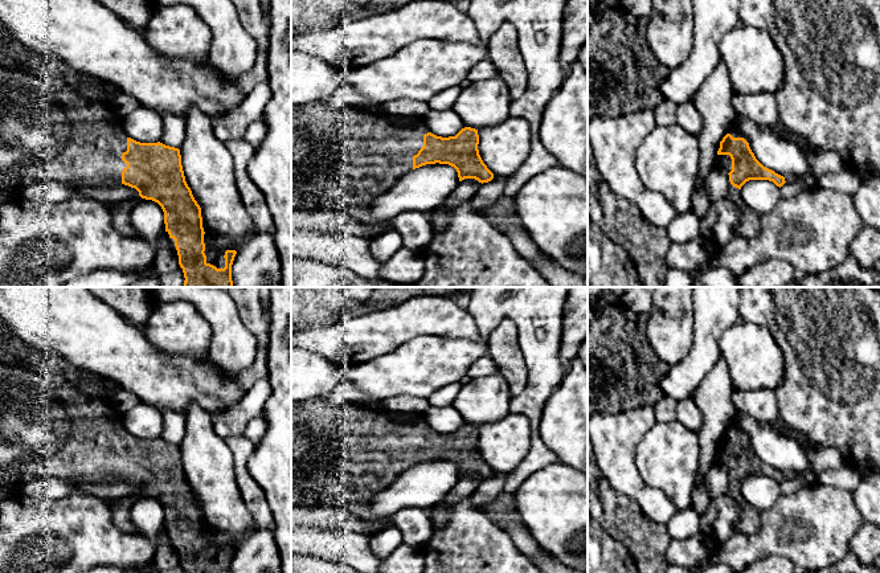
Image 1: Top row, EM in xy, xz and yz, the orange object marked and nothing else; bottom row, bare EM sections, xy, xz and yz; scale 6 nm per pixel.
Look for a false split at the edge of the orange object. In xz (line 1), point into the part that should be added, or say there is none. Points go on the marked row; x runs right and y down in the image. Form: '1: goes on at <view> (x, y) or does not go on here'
1: goes on at xz (342, 159)

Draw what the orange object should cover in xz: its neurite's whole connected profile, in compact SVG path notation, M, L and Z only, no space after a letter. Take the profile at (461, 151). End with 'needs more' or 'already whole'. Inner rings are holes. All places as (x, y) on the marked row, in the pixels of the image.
M326 101L291 107L291 212L294 210L344 210L361 222L369 222L368 205L389 191L400 179L426 164L449 164L458 172L459 181L475 179L488 183L494 173L483 163L478 130L462 128L455 136L442 138L431 134L422 118L371 116L355 109L332 109Z; needs more

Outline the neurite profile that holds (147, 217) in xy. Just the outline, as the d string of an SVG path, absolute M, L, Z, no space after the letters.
M136 200L131 208L130 217L138 237L152 245L156 253L160 238L165 233L161 206L152 200Z

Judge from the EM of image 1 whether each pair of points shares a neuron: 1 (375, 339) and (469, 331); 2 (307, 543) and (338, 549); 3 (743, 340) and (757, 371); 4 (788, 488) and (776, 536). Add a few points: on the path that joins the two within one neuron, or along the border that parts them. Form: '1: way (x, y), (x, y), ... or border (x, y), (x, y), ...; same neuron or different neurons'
1: way (398, 324), (445, 323); same neuron
2: way (315, 543), (330, 544); same neuron
3: way (747, 348), (757, 363); same neuron
4: border (815, 483), (806, 484), (792, 494), (781, 495); different neurons

